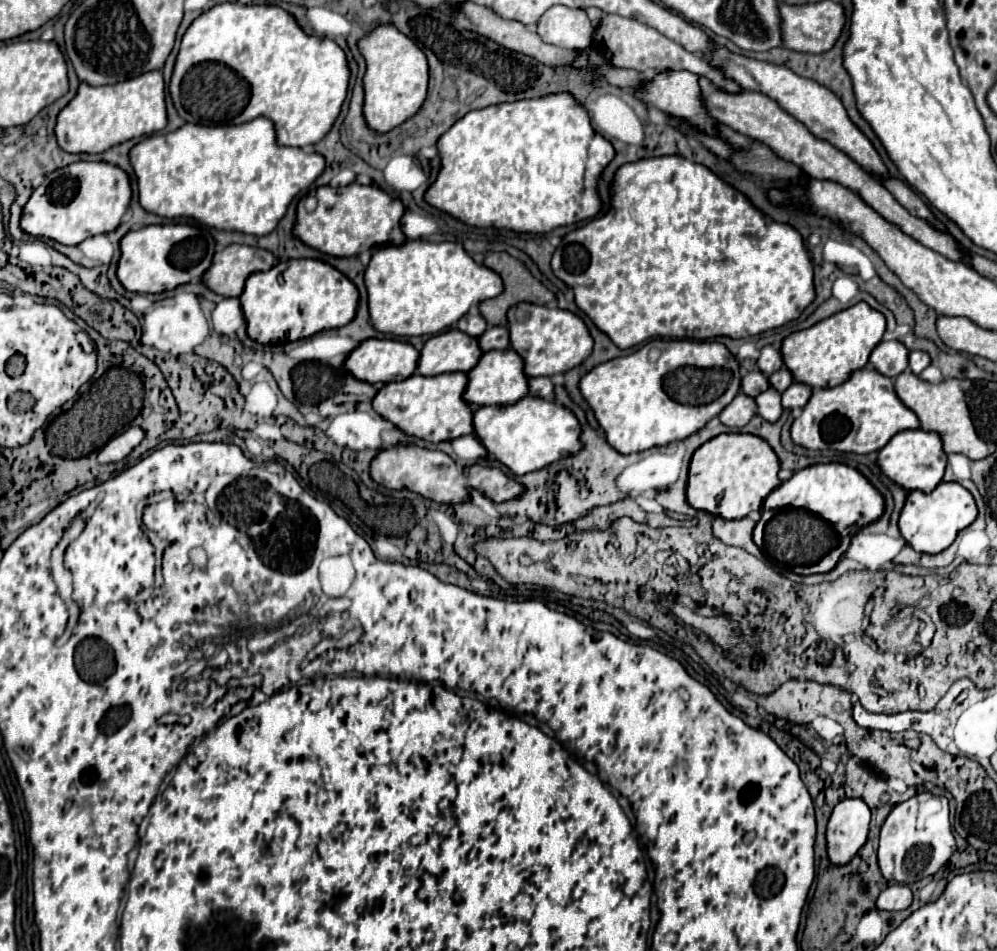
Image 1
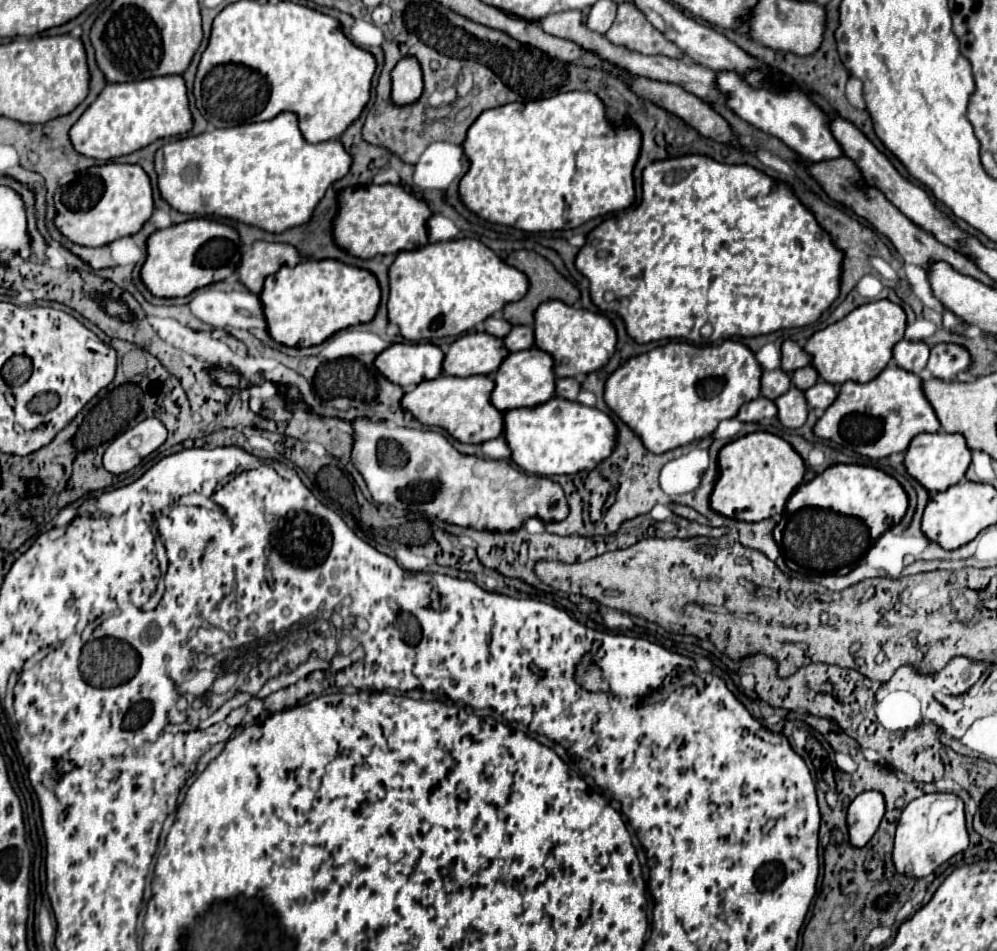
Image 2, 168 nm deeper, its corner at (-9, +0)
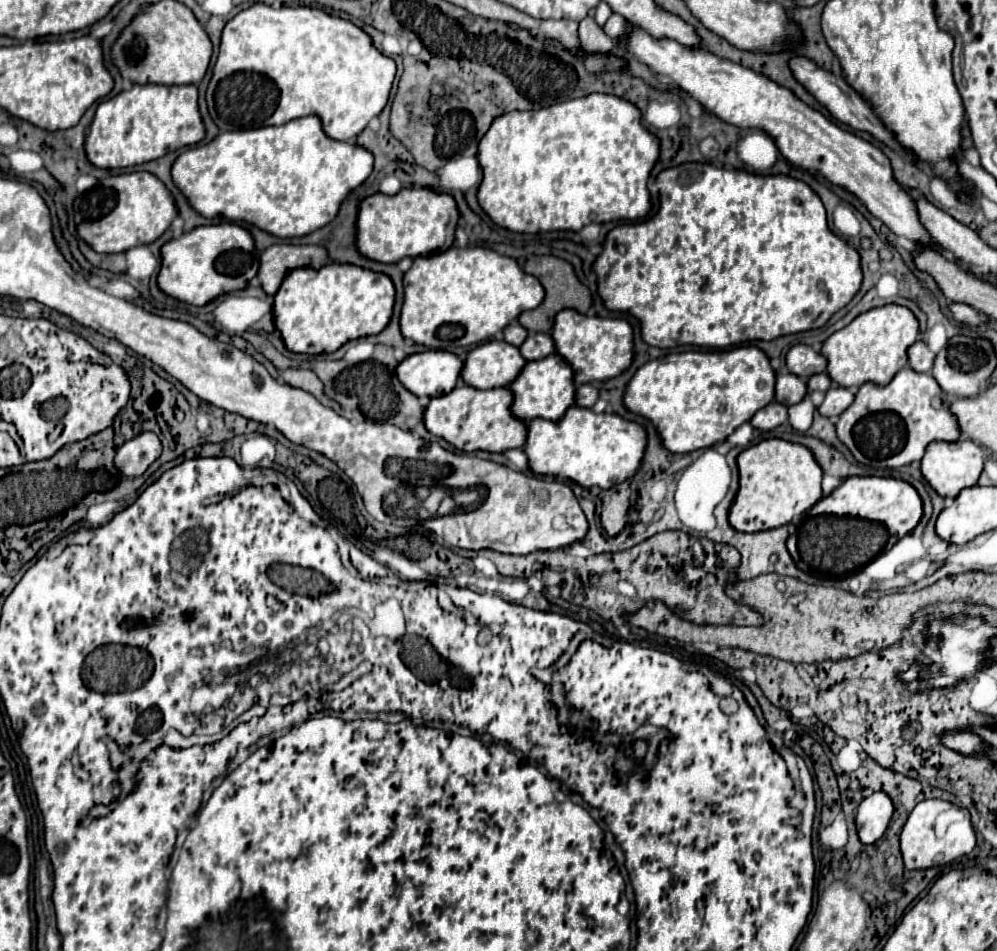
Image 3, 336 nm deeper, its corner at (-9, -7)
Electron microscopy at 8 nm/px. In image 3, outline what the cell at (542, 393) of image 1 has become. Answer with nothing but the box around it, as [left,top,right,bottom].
[576,385,598,407]

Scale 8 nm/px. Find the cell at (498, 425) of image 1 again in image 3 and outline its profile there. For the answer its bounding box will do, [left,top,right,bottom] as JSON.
[524,407,646,489]

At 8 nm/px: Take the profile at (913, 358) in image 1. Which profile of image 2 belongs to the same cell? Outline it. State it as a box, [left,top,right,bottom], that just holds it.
[928,344,972,382]

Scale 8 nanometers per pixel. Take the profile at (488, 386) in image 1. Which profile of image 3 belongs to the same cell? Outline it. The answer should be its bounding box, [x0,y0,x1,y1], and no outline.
[508,353,574,421]

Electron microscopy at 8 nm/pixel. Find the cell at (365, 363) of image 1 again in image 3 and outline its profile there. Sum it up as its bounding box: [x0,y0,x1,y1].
[396,351,462,397]

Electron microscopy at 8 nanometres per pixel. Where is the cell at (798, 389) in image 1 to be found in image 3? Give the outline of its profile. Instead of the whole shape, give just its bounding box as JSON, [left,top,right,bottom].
[818,385,854,417]

